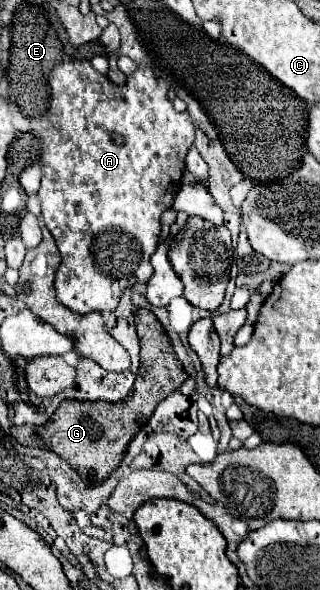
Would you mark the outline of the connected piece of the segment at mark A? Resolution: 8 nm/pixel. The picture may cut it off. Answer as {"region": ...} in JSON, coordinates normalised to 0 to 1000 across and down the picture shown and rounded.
{"region":[[[203,100],[191,110],[178,110],[159,127],[153,127],[153,151],[159,151],[159,168],[153,168],[153,185],[147,192],[122,195],[122,198],[84,198],[84,225],[103,225],[122,236],[128,256],[122,256],[122,276],[134,280],[134,303],[128,303],[128,361],[134,361],[134,375],[147,381],[147,388],[159,392],[159,398],[172,402],[178,422],[191,429],[191,449],[178,453],[172,463],[172,493],[178,493],[178,510],[191,517],[203,517],[209,524],[272,534],[291,527],[328,531],[359,524],[359,517],[372,517],[372,503],[391,490],[416,486],[422,480],[453,480],[472,473],[472,432],[491,422],[497,412],[497,392],[503,392],[503,361],[516,354],[534,351],[547,327],[559,324],[559,310],[566,310],[566,293],[578,286],[578,263],[591,256],[591,249],[603,246],[609,236],[609,219],[597,208],[597,198],[584,192],[553,192],[534,178],[534,171],[522,168],[522,144],[516,137],[503,137],[478,117],[441,110],[397,137],[397,144],[366,147],[353,144],[328,127],[316,127],[309,120],[291,117],[291,110],[278,103],[247,103],[247,100]]]}

